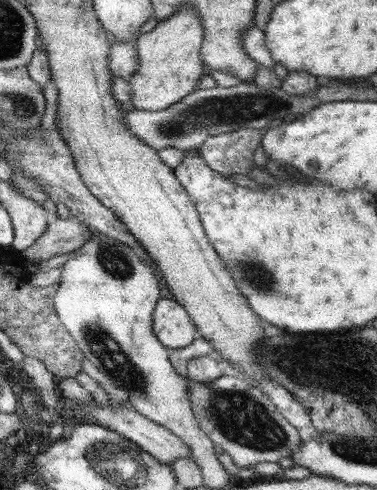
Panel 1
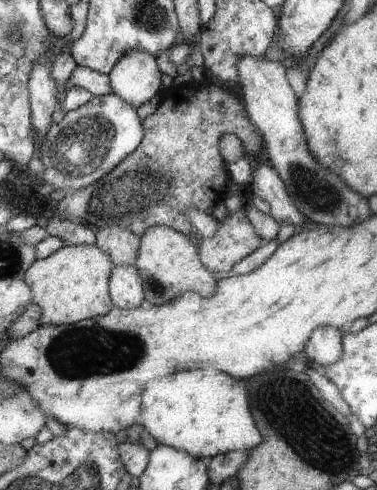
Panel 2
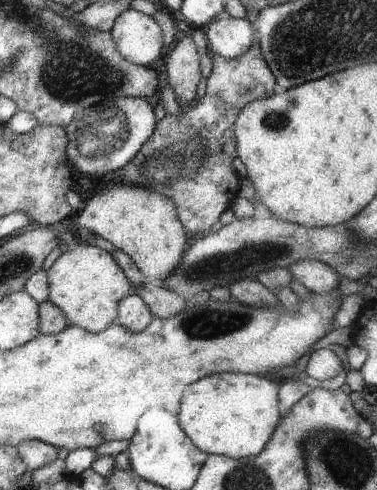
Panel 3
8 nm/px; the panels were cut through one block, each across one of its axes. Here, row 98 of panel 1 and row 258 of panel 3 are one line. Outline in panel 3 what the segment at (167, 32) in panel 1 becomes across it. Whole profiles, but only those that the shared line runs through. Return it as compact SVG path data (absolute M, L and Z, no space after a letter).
M105 184L99 188L77 214L77 224L81 228L93 230L97 236L111 242L119 252L125 252L133 264L147 276L147 282L161 282L169 276L175 266L179 266L181 256L185 256L185 226L181 224L173 200L159 192L129 186L129 184Z

